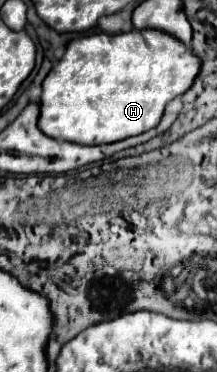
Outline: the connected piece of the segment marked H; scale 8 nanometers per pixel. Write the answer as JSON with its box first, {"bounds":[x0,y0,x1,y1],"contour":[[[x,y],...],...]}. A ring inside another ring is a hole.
{"bounds":[38,29,200,145],"contour":[[[132,29],[118,35],[96,33],[78,37],[68,43],[62,59],[50,69],[42,83],[38,127],[52,139],[66,139],[82,145],[114,143],[146,133],[160,123],[164,105],[176,95],[182,95],[186,87],[192,85],[194,77],[198,75],[198,67],[200,59],[192,55],[192,51],[184,43],[162,31]]]}

